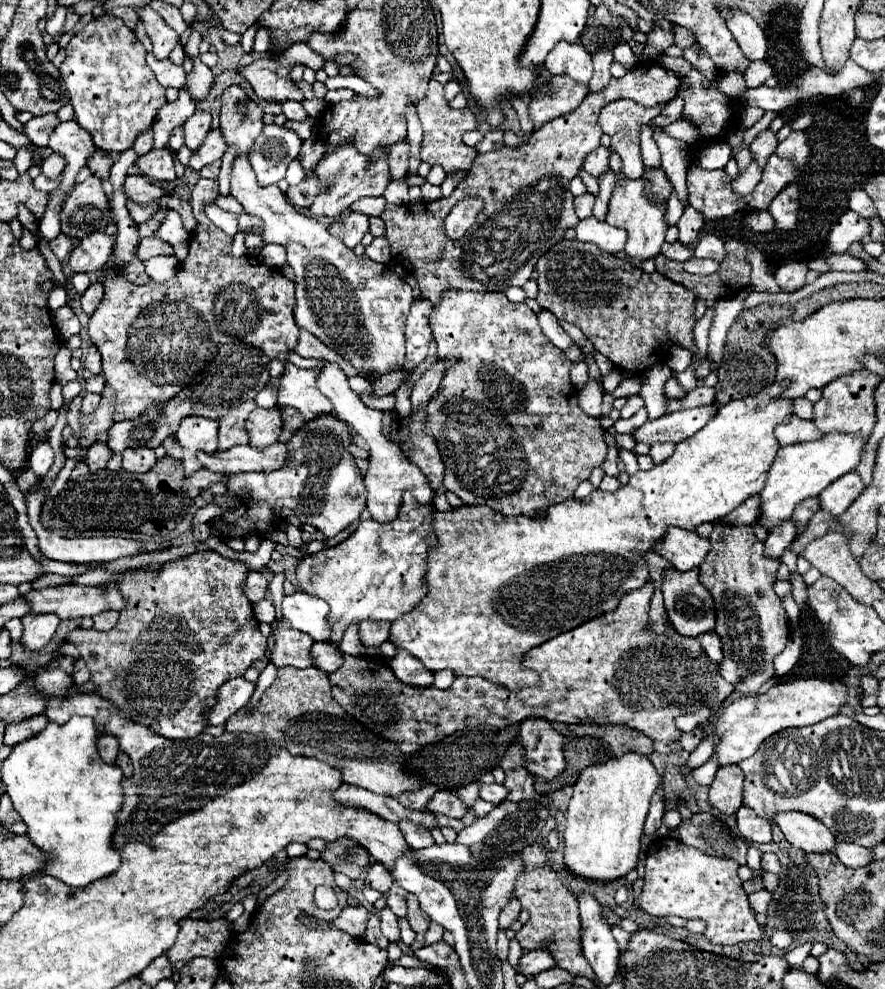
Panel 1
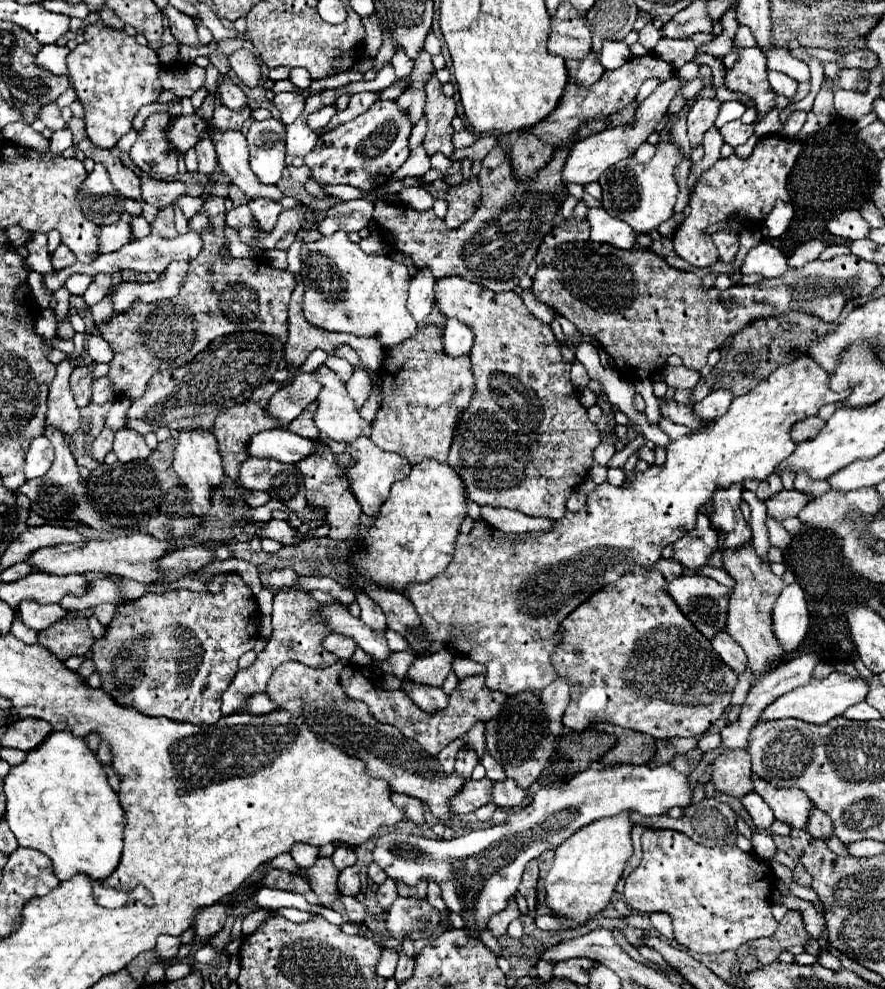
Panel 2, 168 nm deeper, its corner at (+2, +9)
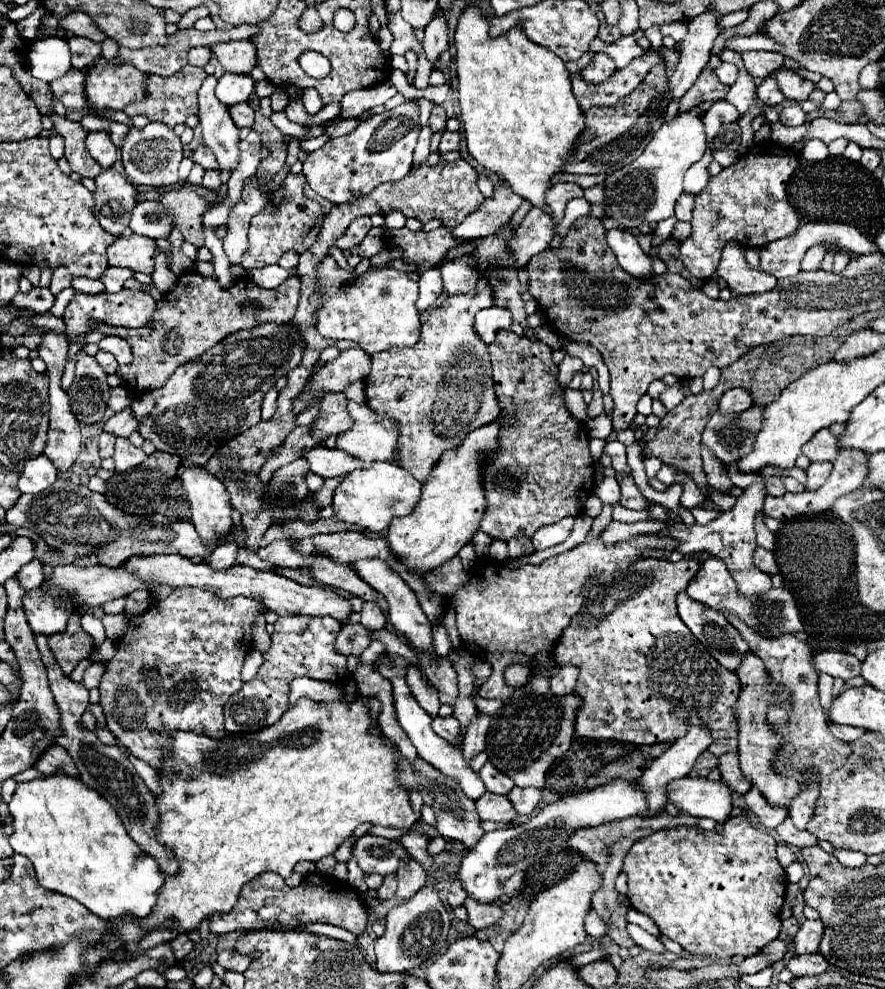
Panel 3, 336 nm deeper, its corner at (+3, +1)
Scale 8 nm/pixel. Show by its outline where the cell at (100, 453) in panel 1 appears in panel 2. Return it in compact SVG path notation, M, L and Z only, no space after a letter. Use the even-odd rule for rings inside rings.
M104 427L104 431L100 433L100 437L92 443L92 449L90 449L90 457L94 457L96 461L104 461L104 457L112 451L112 441L114 441L114 429L110 427Z

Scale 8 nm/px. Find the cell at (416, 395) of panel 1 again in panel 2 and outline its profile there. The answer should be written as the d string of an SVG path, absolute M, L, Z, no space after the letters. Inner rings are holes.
M448 319L444 327L444 353L446 355L466 355L470 353L470 347L474 343L474 333L470 327L464 327L464 323L456 319Z

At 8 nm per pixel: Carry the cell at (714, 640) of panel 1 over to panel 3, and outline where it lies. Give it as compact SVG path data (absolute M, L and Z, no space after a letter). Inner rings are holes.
M753 653L743 655L743 661L741 661L739 669L735 671L735 675L741 681L741 693L735 703L735 717L737 717L737 725L739 725L741 771L747 777L747 781L751 781L751 785L755 789L759 789L771 805L789 809L791 801L799 793L799 787L797 787L797 783L793 783L793 779L785 779L783 775L777 775L773 771L771 759L773 759L773 751L777 751L777 735L773 735L773 731L769 731L769 725L765 725L767 705L773 701L785 701L787 695L785 695L785 691L781 691L781 695L775 697L775 695L771 695L771 691L767 687L761 687L761 683L765 683L765 667L763 667L761 659L757 659Z

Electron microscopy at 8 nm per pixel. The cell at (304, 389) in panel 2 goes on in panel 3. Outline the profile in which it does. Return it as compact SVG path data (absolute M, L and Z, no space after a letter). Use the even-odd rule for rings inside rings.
M359 347L343 351L335 361L323 365L309 377L309 387L305 387L301 395L293 399L293 413L299 415L303 411L309 411L319 395L343 391L349 383L365 379L369 375L369 363L371 357Z

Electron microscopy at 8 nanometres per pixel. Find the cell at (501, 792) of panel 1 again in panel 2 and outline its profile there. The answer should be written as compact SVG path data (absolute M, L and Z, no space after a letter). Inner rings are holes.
M504 779L504 781L494 783L494 791L492 791L494 803L498 807L518 807L526 801L528 795L530 795L530 791L518 787L512 779Z

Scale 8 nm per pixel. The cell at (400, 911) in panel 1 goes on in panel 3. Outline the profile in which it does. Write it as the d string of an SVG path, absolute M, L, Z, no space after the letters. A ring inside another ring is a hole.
M435 883L425 885L417 895L397 907L393 907L387 917L387 929L375 941L377 971L381 973L403 973L413 967L419 967L423 961L439 955L447 947L447 935L451 929L453 915L441 903Z

